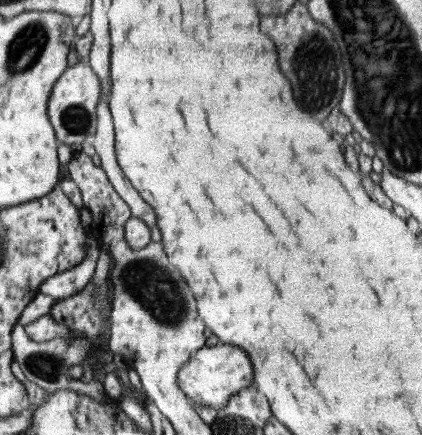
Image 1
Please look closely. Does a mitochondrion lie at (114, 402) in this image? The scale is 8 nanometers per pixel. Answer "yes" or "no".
no

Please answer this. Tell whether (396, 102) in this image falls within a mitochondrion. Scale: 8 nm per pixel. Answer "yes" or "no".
yes

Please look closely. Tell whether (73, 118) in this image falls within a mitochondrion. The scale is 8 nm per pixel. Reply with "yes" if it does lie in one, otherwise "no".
yes

